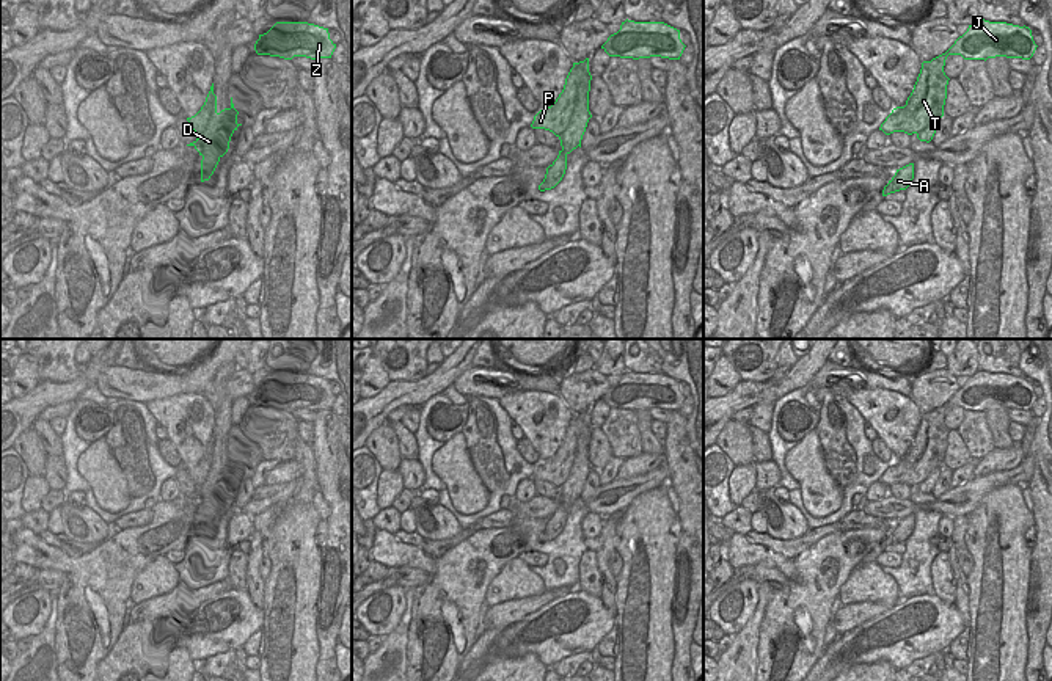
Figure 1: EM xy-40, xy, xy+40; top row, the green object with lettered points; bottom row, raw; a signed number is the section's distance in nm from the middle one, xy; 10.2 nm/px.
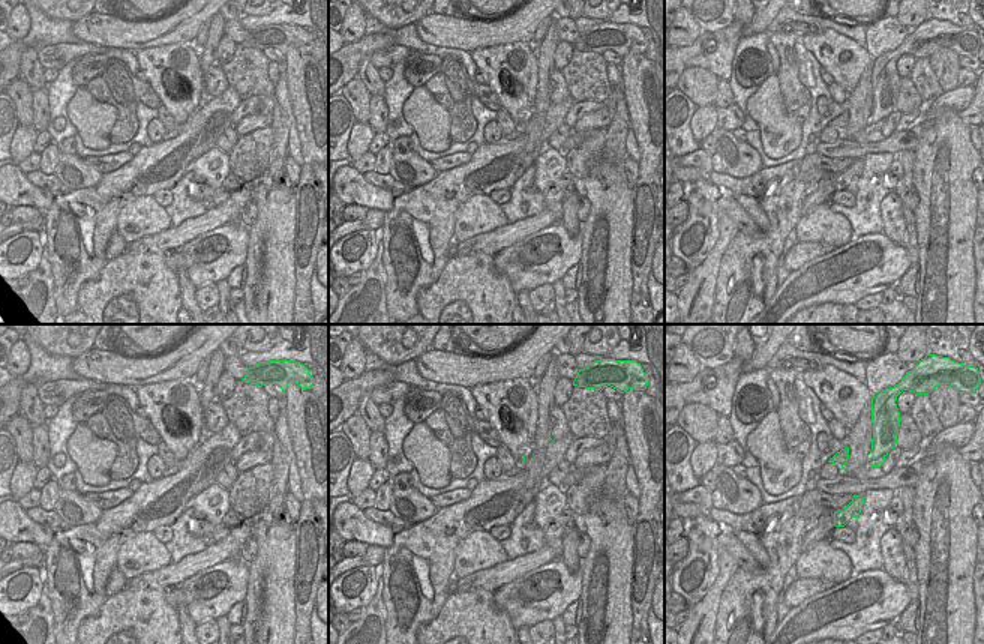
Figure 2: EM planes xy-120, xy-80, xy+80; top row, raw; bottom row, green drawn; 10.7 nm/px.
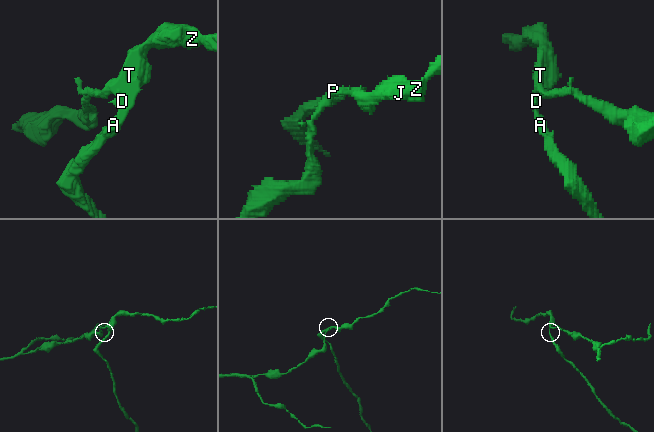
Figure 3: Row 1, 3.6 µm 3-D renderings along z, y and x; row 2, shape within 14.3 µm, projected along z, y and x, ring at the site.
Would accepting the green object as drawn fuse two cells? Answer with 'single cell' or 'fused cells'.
fused cells

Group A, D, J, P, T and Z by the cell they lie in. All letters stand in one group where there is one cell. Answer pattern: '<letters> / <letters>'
A D / J P T Z

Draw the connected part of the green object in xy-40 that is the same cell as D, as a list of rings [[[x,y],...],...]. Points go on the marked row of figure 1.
[[[231,97],[231,107],[217,113],[214,132],[199,135],[193,143],[187,144],[193,146],[203,157],[201,182],[210,179],[220,158],[228,152],[232,133],[242,126],[237,122],[237,115],[239,111],[234,108]]]

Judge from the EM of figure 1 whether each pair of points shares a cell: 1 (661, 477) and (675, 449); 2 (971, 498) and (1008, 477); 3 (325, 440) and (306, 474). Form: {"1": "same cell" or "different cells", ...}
{"1": "different cells", "2": "same cell", "3": "different cells"}

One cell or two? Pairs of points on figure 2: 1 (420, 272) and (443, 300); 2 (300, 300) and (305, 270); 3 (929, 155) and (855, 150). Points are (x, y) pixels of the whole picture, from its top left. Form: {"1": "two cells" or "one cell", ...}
{"1": "two cells", "2": "one cell", "3": "two cells"}

